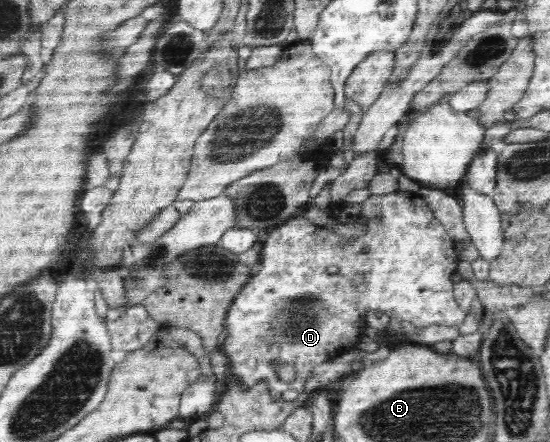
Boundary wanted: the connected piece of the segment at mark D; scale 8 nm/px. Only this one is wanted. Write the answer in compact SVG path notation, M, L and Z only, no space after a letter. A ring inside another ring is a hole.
M420 193L372 194L362 203L344 201L330 205L328 210L334 221L342 225L366 225L366 233L359 237L344 237L334 229L317 226L302 216L270 230L264 251L261 251L262 269L258 275L252 275L232 301L225 321L226 338L221 350L229 360L232 383L254 387L260 381L266 381L270 389L268 393L275 400L292 401L304 391L314 367L356 349L364 335L362 331L366 331L366 317L370 311L386 313L396 321L408 321L416 327L446 324L459 328L467 316L468 311L457 303L453 294L460 264L454 254L455 241L447 235ZM364 247L368 247L368 253L362 253ZM276 363L294 365L294 369L300 367L300 387L284 383L276 373Z

